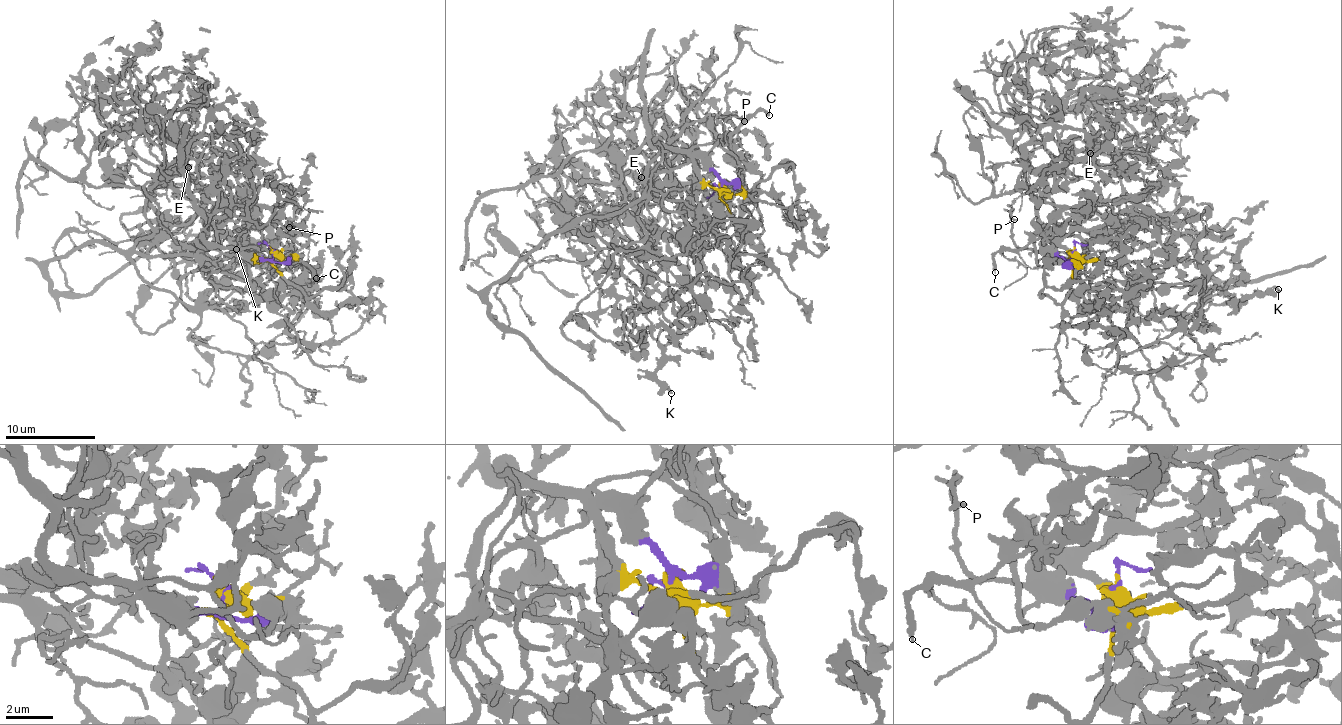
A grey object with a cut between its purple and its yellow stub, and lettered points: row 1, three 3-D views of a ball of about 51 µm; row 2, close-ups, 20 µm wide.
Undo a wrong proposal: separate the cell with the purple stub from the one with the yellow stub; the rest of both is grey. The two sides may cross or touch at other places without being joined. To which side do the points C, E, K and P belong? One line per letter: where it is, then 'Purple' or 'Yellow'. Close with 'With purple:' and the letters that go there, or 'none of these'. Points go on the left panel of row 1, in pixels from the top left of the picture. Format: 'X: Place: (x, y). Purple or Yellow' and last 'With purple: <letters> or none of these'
C: Place: (316, 278). Purple
E: Place: (188, 167). Yellow
K: Place: (236, 249). Yellow
P: Place: (289, 227). Purple
With purple: C, P

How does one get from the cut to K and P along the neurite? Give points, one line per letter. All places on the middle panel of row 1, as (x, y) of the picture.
K: (722, 187), (686, 154), (659, 153), (645, 173), (646, 233), (622, 257), (670, 324), (655, 380), (671, 393)
P: (722, 187), (721, 178), (712, 166), (710, 148), (722, 126), (717, 115), (735, 116), (744, 122)

